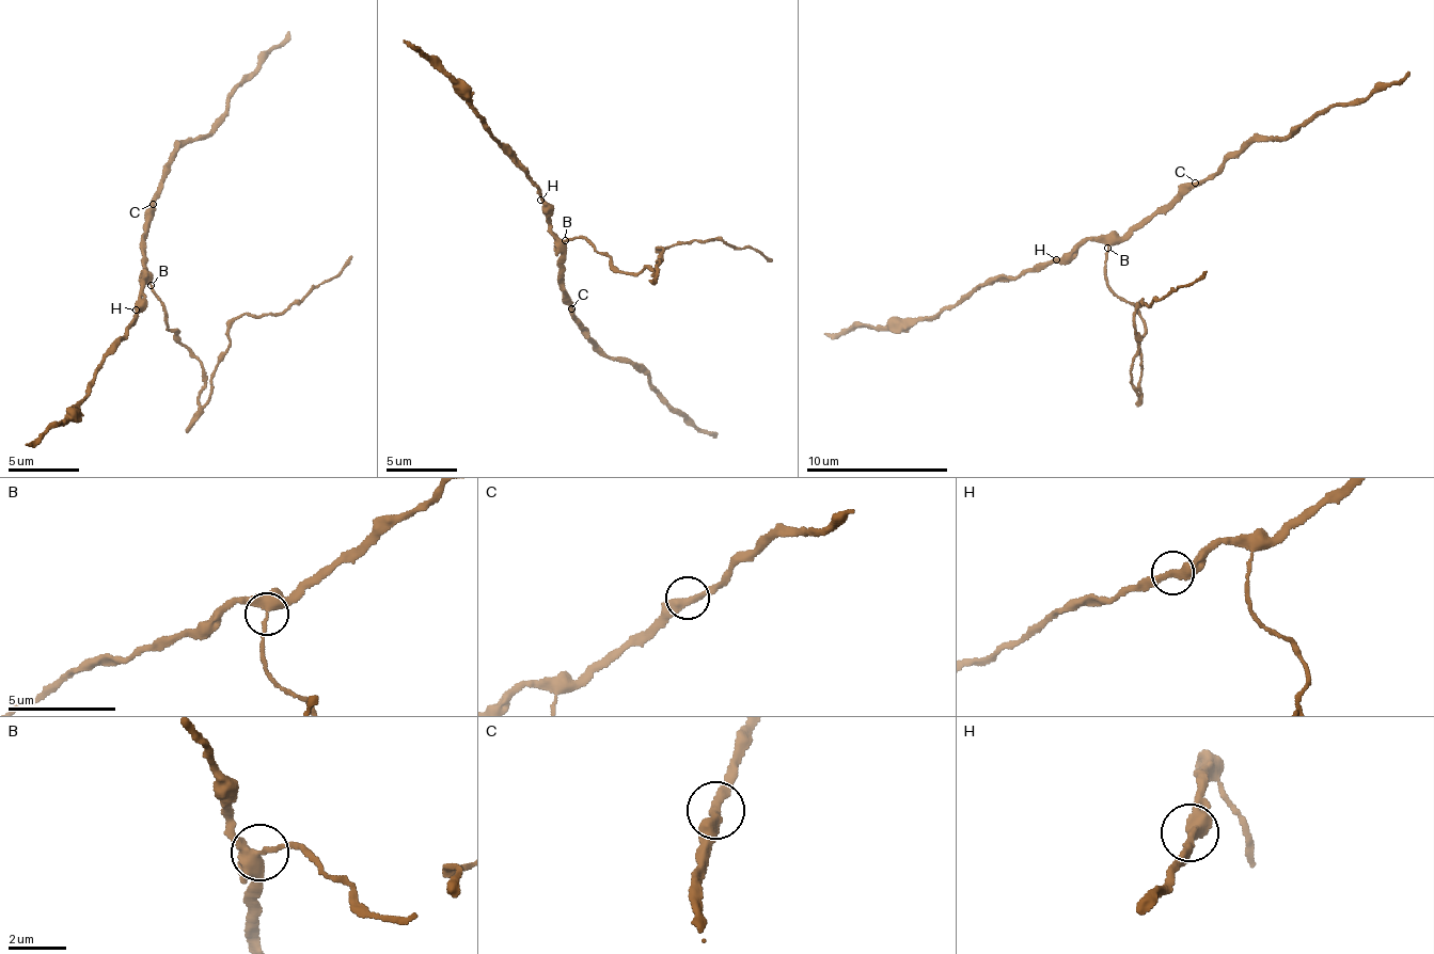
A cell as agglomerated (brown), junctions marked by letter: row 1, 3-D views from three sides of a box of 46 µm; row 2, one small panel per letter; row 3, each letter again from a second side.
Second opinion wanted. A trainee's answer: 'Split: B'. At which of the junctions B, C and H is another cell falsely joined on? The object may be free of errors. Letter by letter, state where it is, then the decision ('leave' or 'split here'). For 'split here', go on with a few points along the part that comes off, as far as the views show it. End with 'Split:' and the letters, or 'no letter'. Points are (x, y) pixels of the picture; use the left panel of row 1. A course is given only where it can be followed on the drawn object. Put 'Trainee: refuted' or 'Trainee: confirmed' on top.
Trainee: confirmed
B: (151, 285) | split here | (150, 286), (166, 321), (210, 371), (227, 348), (227, 331), (237, 319), (285, 314), (337, 275), (349, 254)
C: (153, 204) | leave
H: (136, 309) | leave
Split: B

